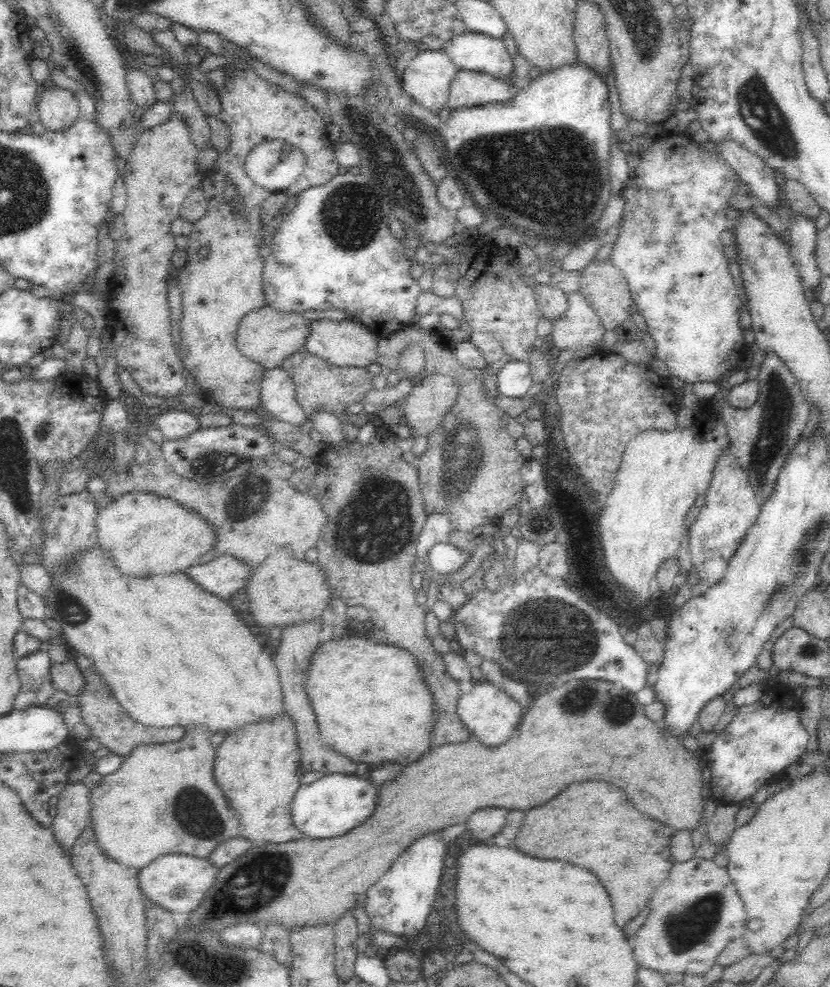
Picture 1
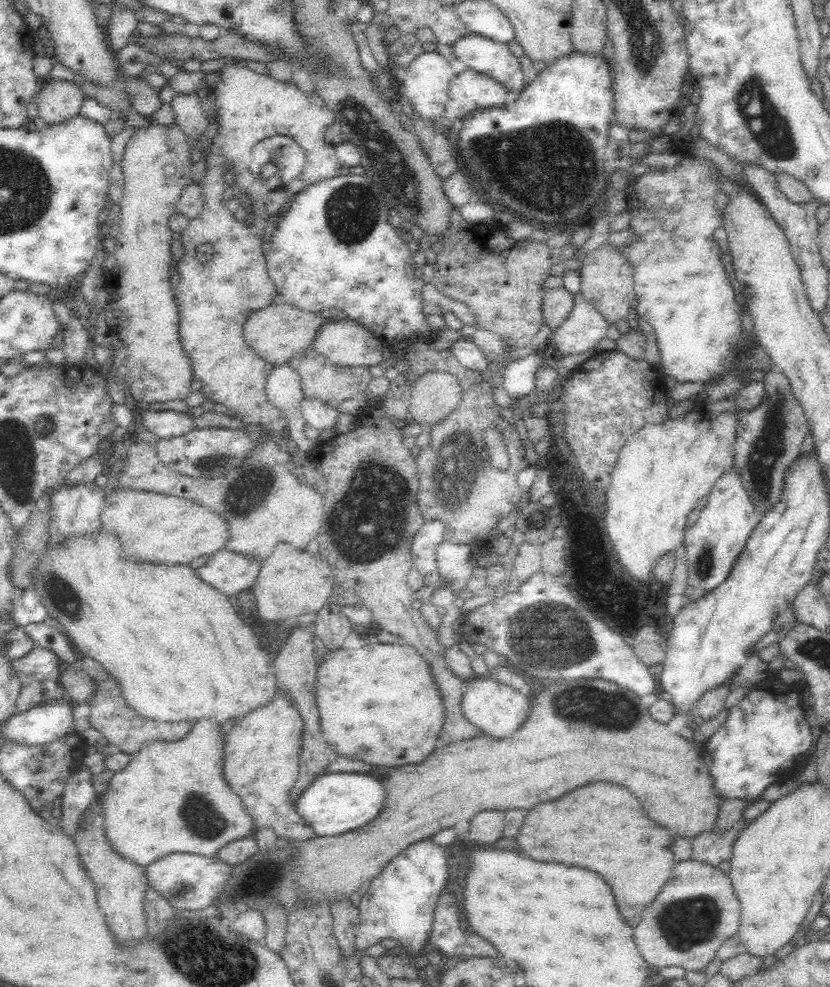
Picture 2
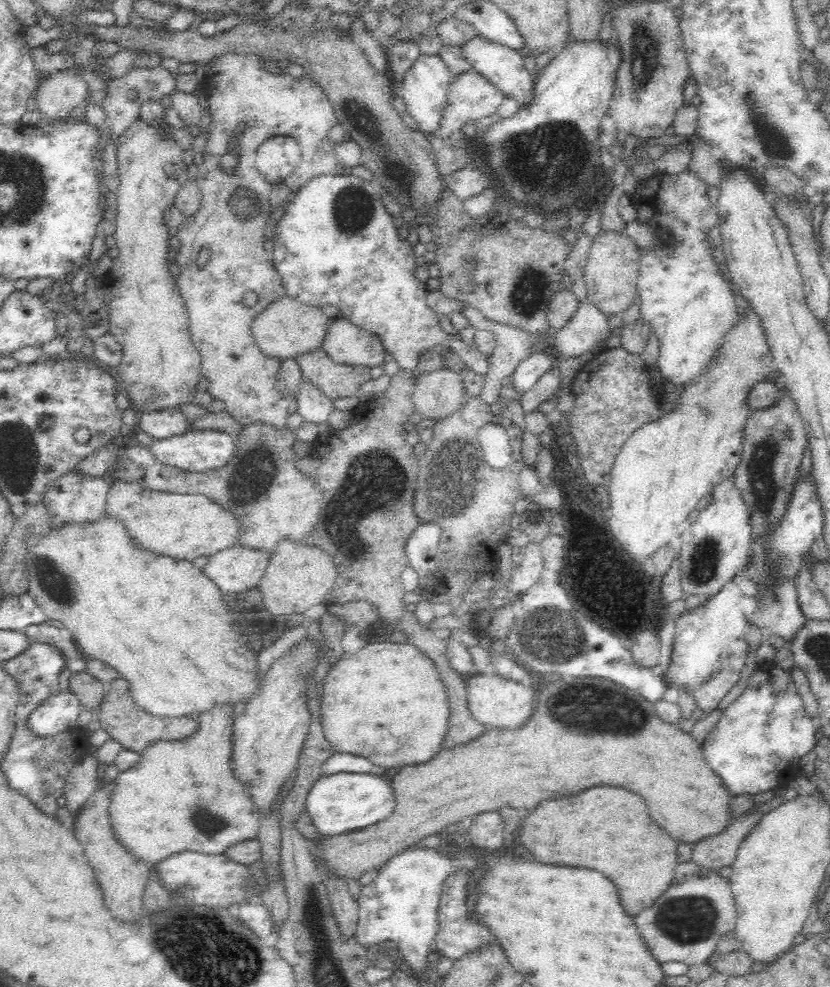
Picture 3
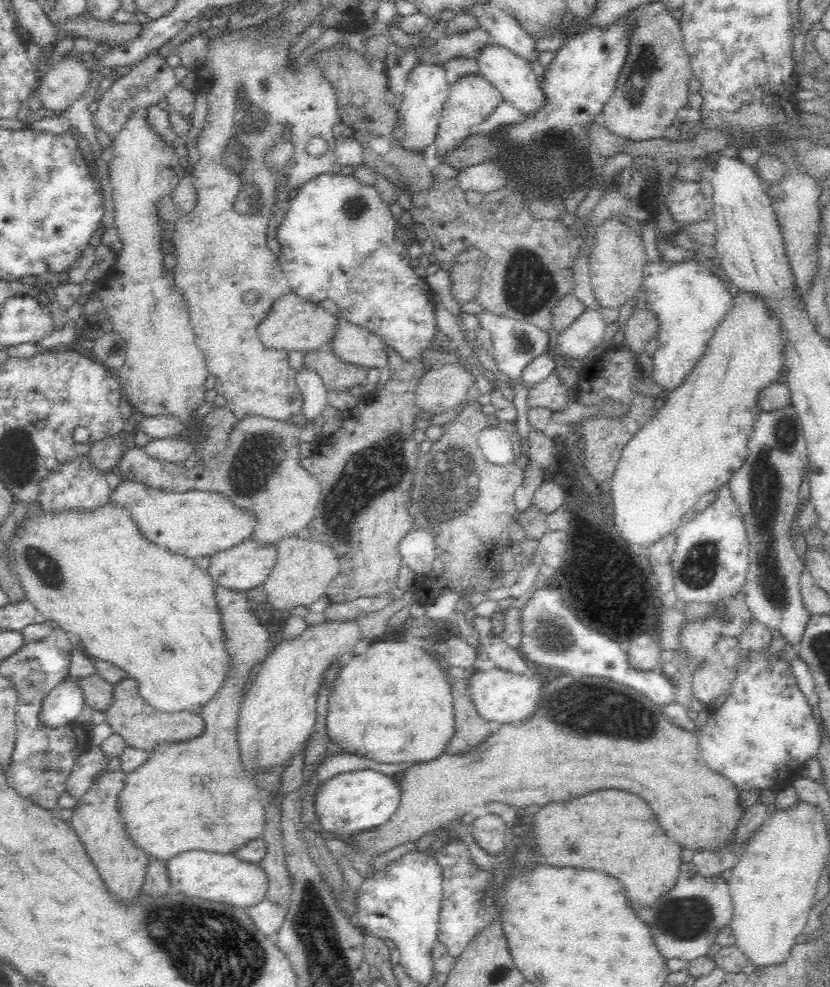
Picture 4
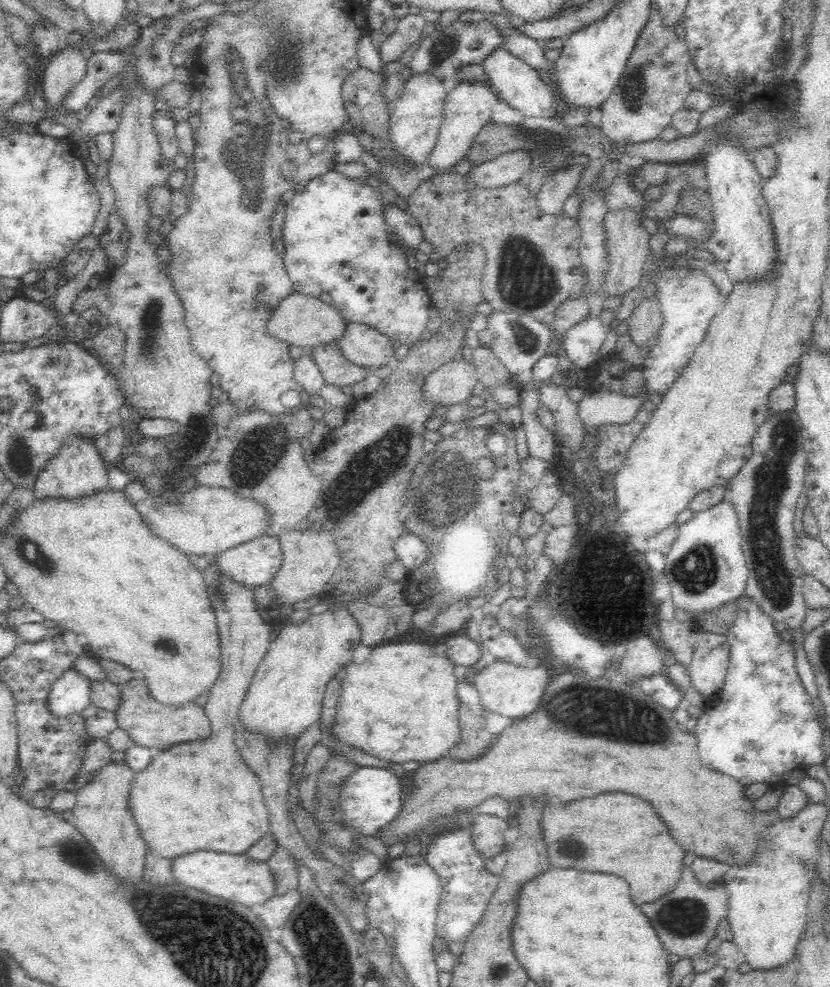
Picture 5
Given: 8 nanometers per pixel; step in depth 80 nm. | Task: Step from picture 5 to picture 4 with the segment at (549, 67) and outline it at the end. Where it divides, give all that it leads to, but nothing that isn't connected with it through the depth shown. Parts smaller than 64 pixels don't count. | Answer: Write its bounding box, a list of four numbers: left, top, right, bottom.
[480,4,540,62]

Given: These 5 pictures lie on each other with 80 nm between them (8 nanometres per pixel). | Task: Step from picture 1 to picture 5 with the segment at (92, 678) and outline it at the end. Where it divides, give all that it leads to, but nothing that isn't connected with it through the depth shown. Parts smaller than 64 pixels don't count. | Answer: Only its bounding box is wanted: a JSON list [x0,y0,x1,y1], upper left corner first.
[99,659,212,752]

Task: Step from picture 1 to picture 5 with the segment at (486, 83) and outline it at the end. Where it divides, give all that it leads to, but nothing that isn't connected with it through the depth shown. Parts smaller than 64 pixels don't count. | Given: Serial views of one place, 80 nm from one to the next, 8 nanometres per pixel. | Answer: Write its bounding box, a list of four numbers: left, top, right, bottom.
[428,81,498,173]

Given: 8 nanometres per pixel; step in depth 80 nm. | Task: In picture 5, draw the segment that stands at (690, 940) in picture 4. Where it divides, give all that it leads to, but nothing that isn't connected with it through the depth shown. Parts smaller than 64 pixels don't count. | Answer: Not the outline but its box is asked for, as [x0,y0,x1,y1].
[640,866,727,958]

